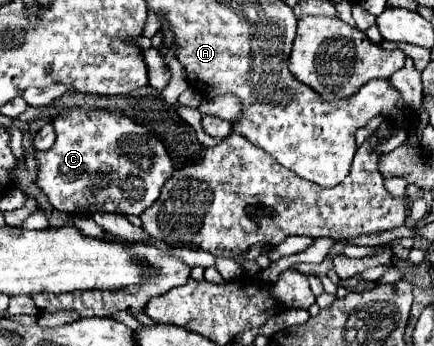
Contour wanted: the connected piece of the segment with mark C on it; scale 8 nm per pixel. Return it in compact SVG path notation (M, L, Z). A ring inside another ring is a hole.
M67 111L65 117L59 117L53 121L57 141L51 151L37 151L37 163L39 163L39 181L37 185L45 191L49 197L49 203L63 213L79 213L79 215L91 215L95 211L105 213L117 213L117 215L141 215L145 213L155 199L159 197L159 191L163 183L171 177L173 163L167 155L167 149L163 143L159 143L157 137L147 135L147 129L133 119L119 115L119 113L107 113L107 111Z

